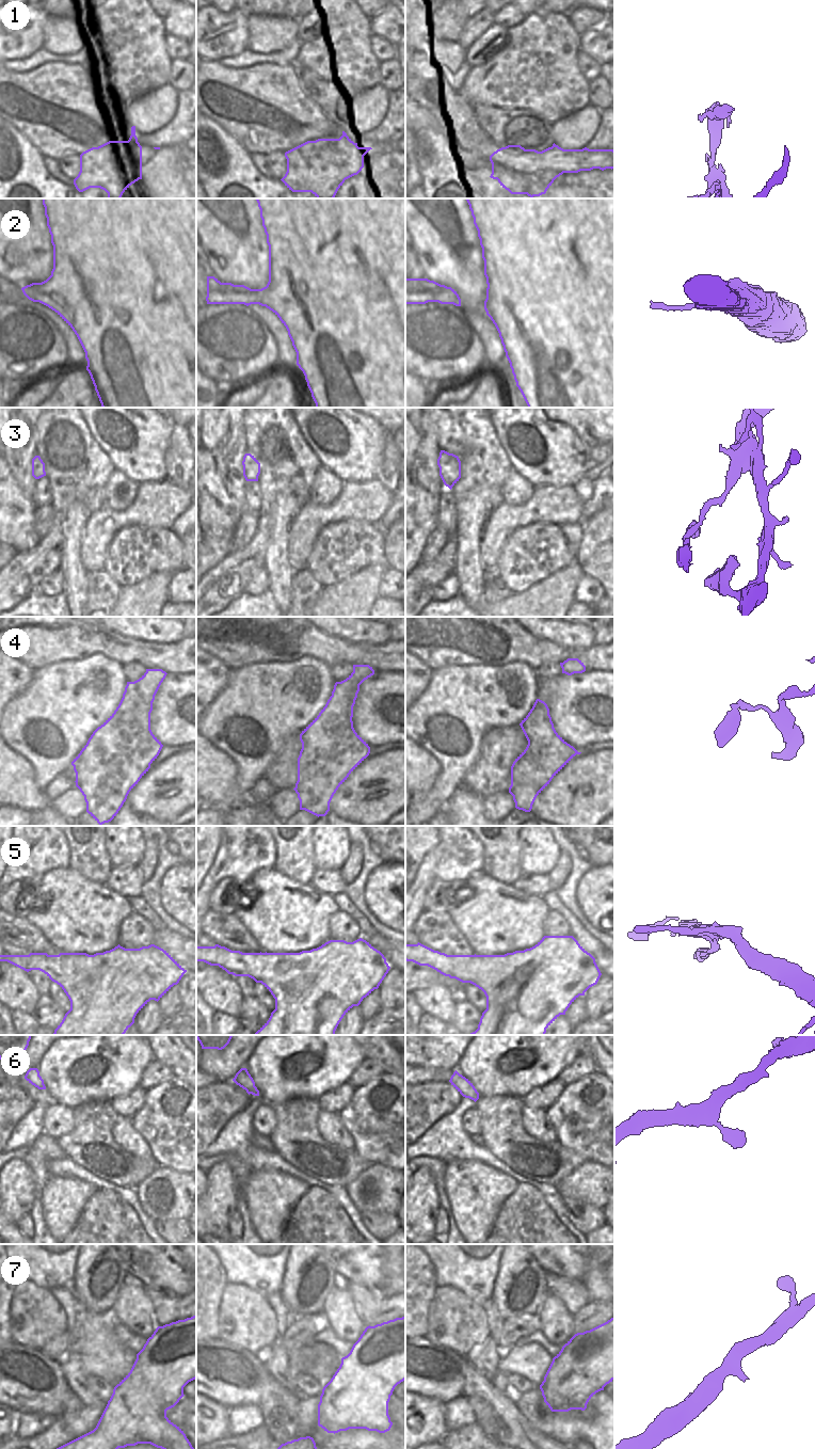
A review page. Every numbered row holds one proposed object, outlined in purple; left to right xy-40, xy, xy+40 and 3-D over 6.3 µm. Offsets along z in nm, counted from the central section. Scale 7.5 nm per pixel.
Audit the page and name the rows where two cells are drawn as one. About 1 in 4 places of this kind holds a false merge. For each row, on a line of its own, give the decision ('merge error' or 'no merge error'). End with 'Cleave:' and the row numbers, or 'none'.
1: merge error
2: no merge error
3: no merge error
4: no merge error
5: no merge error
6: no merge error
7: no merge error
Cleave: 1

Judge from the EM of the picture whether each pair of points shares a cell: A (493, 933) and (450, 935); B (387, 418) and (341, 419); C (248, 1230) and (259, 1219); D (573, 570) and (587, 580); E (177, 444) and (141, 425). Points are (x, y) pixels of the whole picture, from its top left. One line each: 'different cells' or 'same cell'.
A: different cells
B: different cells
C: different cells
D: different cells
E: different cells

